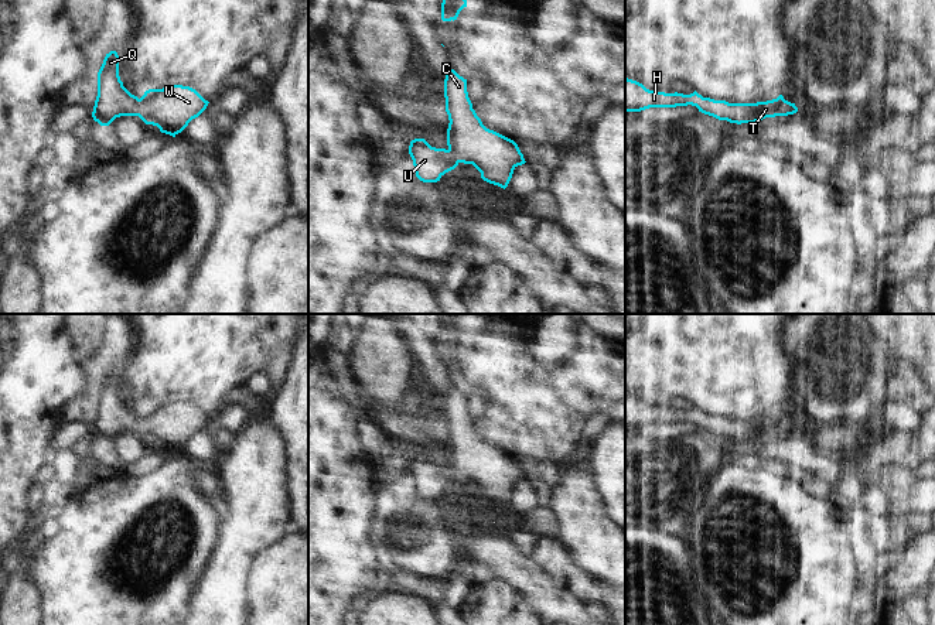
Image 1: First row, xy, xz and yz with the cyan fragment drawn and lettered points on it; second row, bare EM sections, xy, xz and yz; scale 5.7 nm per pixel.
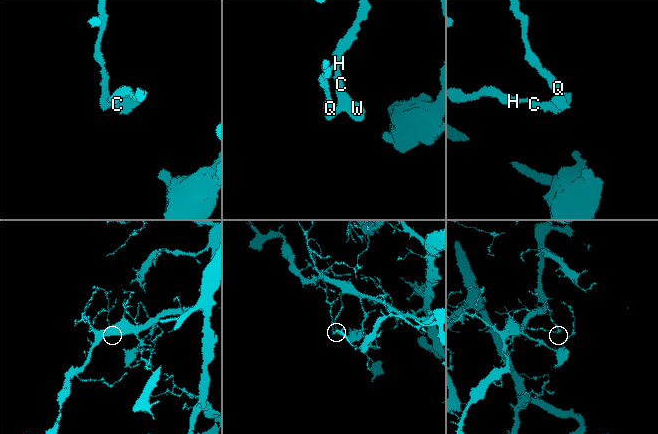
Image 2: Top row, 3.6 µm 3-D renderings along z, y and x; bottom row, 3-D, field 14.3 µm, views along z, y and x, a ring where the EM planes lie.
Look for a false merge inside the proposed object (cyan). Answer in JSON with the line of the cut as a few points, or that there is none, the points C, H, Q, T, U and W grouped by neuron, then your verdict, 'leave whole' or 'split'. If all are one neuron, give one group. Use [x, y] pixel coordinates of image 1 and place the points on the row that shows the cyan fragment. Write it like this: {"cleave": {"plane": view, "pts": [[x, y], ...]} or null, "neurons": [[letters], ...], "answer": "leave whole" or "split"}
{"cleave": null, "neurons": [["C", "H", "Q", "T", "U", "W"]], "answer": "leave whole"}

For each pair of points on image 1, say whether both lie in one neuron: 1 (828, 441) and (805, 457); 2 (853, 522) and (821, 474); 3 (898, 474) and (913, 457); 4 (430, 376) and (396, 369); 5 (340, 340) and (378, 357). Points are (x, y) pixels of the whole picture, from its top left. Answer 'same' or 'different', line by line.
1: different
2: different
3: different
4: different
5: different

